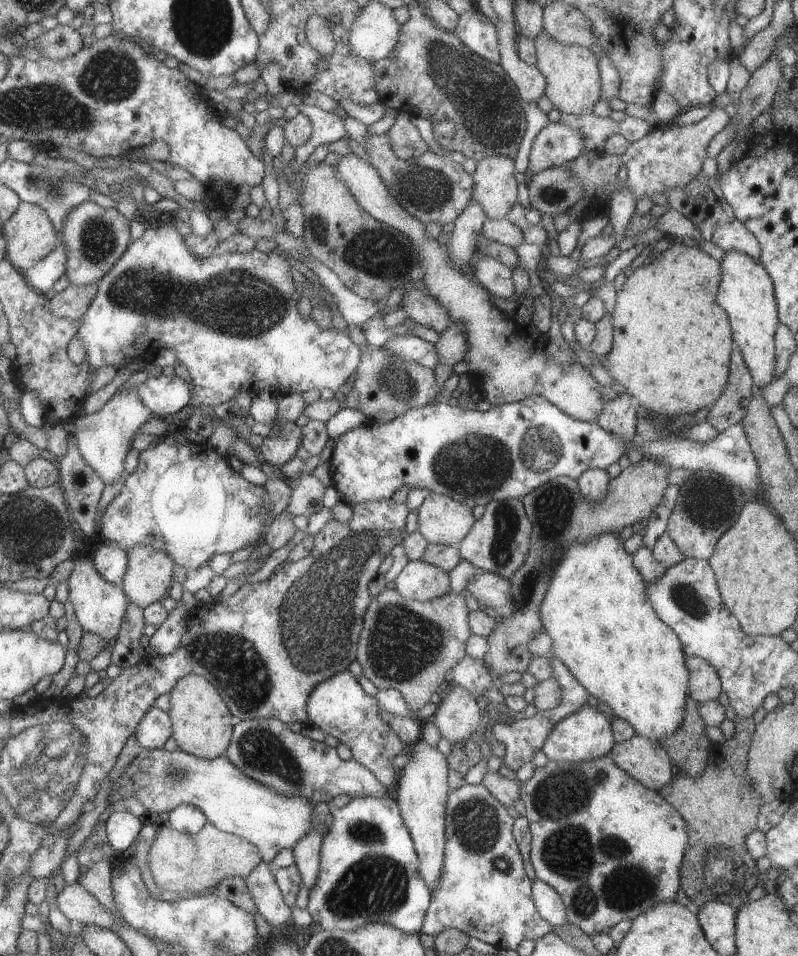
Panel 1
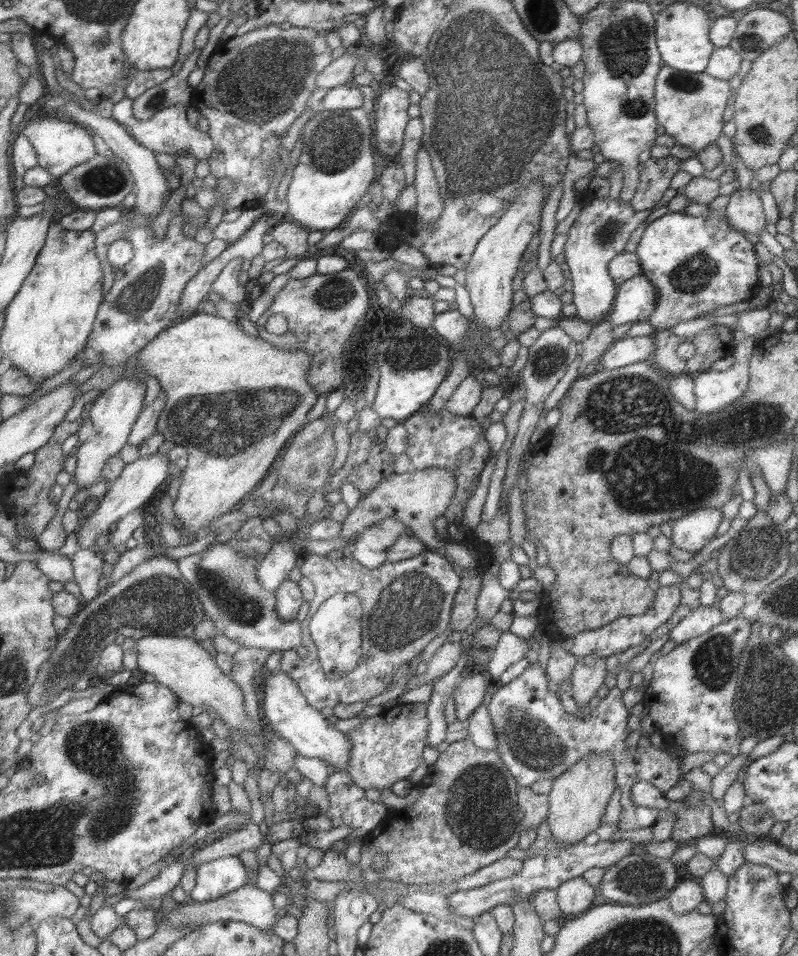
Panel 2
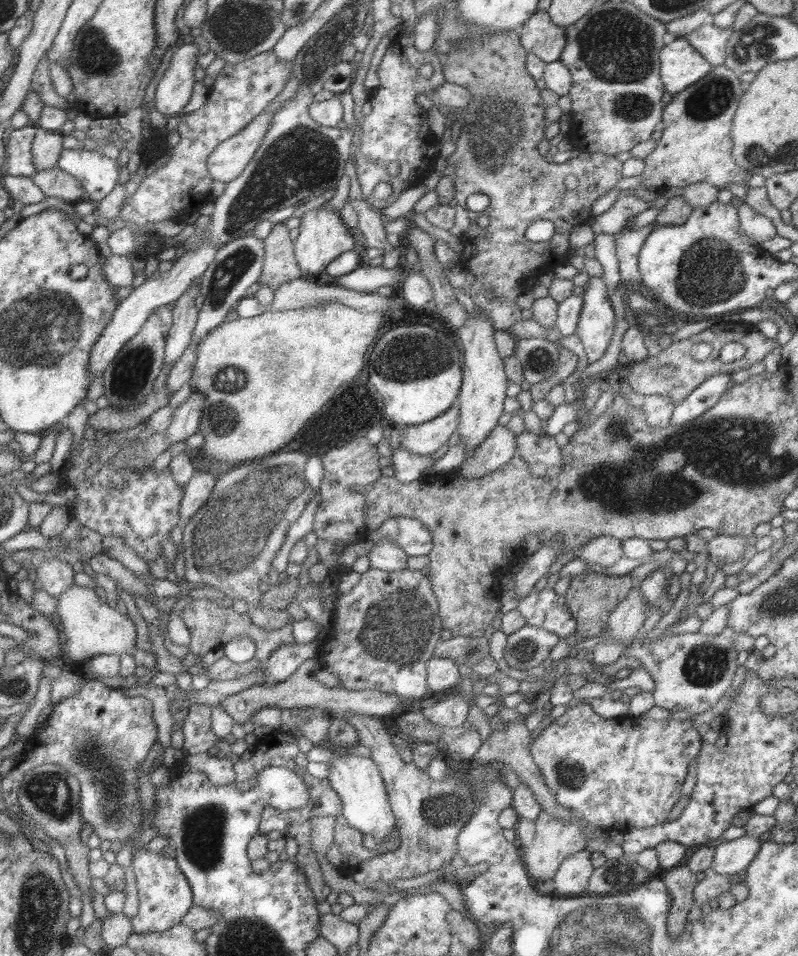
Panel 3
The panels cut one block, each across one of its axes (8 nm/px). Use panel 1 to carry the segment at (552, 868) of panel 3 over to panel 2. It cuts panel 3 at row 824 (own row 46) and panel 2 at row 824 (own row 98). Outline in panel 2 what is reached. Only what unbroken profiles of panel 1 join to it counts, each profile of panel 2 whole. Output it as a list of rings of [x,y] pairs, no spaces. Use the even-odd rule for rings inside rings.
[[[587,754],[571,768],[567,768],[558,778],[553,779],[551,790],[547,794],[546,816],[546,823],[552,834],[552,844],[578,843],[599,826],[599,819],[603,816],[609,796],[614,790],[615,772],[611,756]]]

